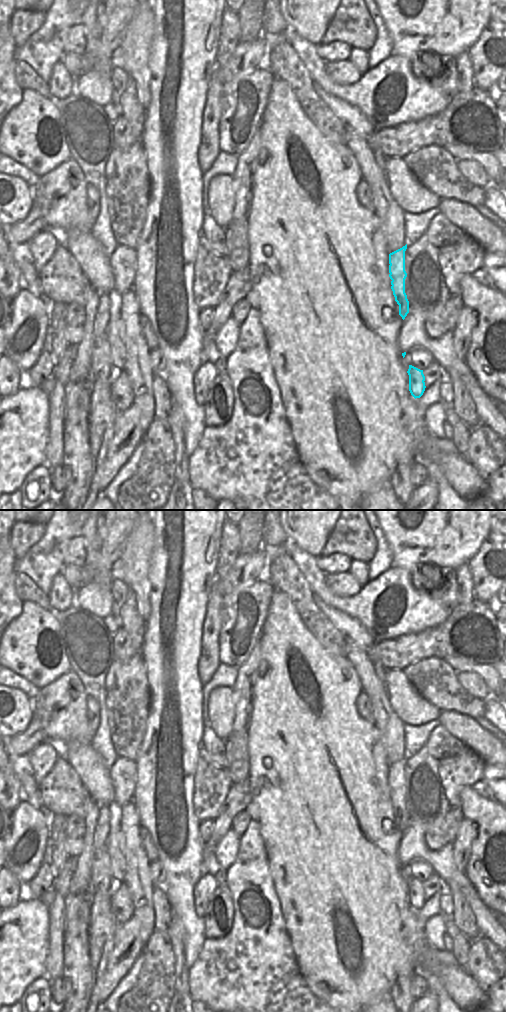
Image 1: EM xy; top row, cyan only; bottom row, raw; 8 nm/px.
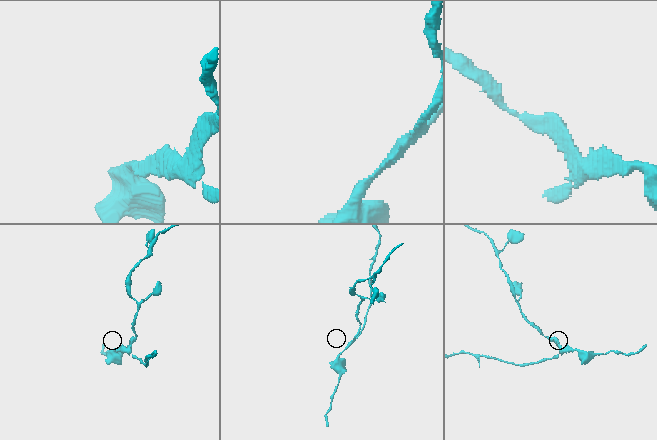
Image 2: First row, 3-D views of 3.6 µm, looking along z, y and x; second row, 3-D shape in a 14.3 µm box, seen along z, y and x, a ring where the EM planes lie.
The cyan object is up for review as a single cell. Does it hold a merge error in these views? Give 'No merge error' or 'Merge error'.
Merge error

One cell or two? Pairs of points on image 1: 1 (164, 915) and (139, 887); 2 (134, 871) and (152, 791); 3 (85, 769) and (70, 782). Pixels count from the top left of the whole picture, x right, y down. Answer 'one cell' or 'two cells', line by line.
1: two cells
2: two cells
3: two cells

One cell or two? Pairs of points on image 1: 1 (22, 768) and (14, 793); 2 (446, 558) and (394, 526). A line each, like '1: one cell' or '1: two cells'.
1: two cells
2: one cell

